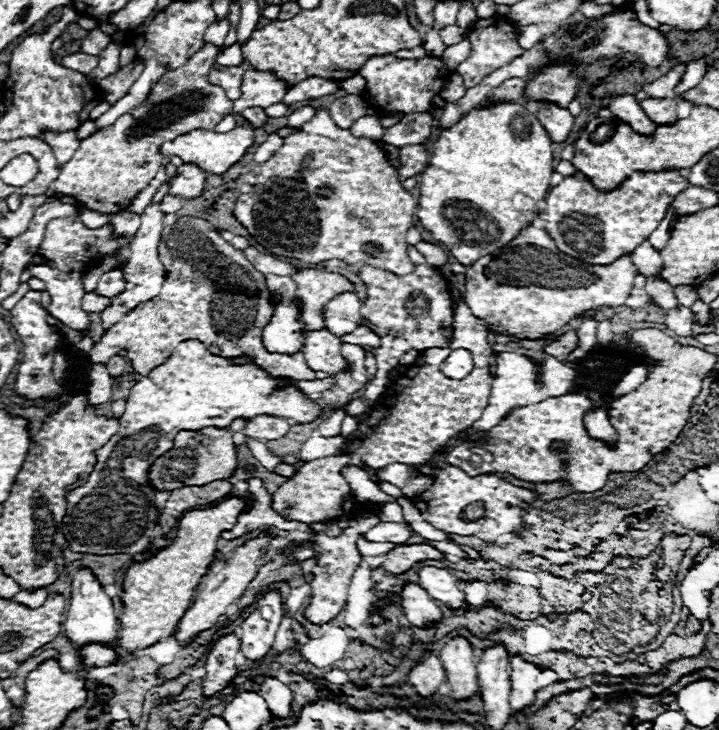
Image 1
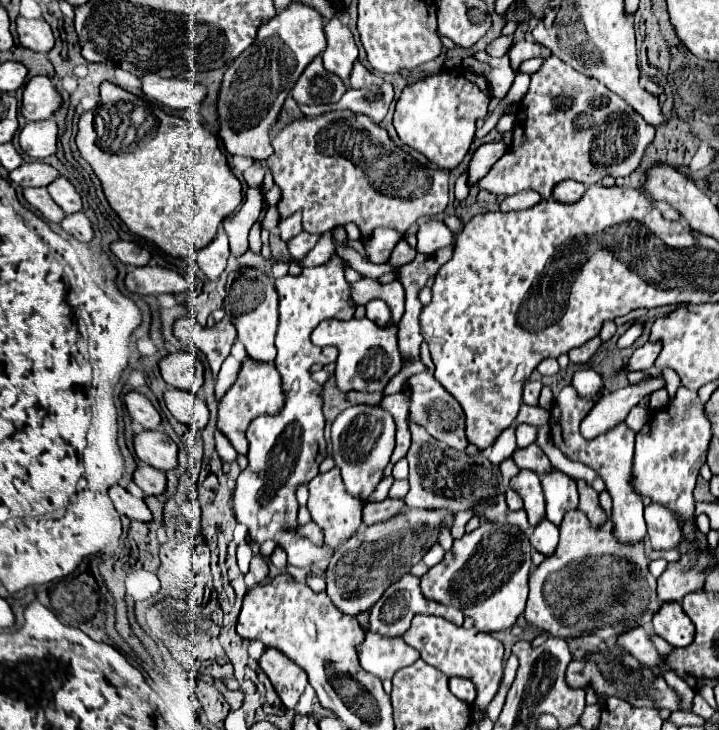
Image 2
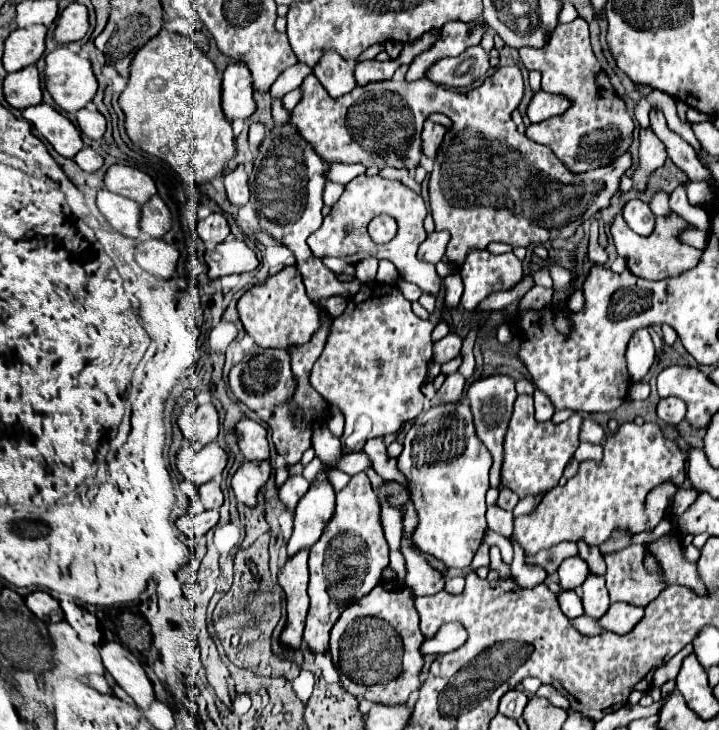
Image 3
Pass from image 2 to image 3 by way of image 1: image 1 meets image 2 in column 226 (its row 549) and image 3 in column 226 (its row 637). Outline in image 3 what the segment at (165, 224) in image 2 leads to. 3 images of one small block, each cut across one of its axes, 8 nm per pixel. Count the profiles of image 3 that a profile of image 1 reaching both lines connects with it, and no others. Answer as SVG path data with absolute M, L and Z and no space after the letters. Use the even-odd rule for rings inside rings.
M162 30L142 46L132 58L128 86L118 104L126 116L128 138L168 162L184 182L212 182L236 156L234 132L220 108L220 74L186 36Z

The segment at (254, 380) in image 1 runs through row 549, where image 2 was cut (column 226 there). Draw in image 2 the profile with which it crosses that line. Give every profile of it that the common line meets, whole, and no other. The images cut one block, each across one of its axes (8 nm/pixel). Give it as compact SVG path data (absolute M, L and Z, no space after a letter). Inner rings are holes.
M290 4L258 28L258 36L224 72L218 100L218 136L232 156L264 160L272 154L270 130L276 126L282 104L302 70L326 48L322 16L304 4Z

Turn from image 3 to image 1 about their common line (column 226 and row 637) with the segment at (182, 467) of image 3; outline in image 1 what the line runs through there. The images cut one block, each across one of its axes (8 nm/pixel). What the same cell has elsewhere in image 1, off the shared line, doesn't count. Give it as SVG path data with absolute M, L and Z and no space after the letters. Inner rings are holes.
M452 638L440 650L440 662L446 670L446 678L452 690L452 698L468 700L478 692L478 676L474 664L474 648L466 638Z

